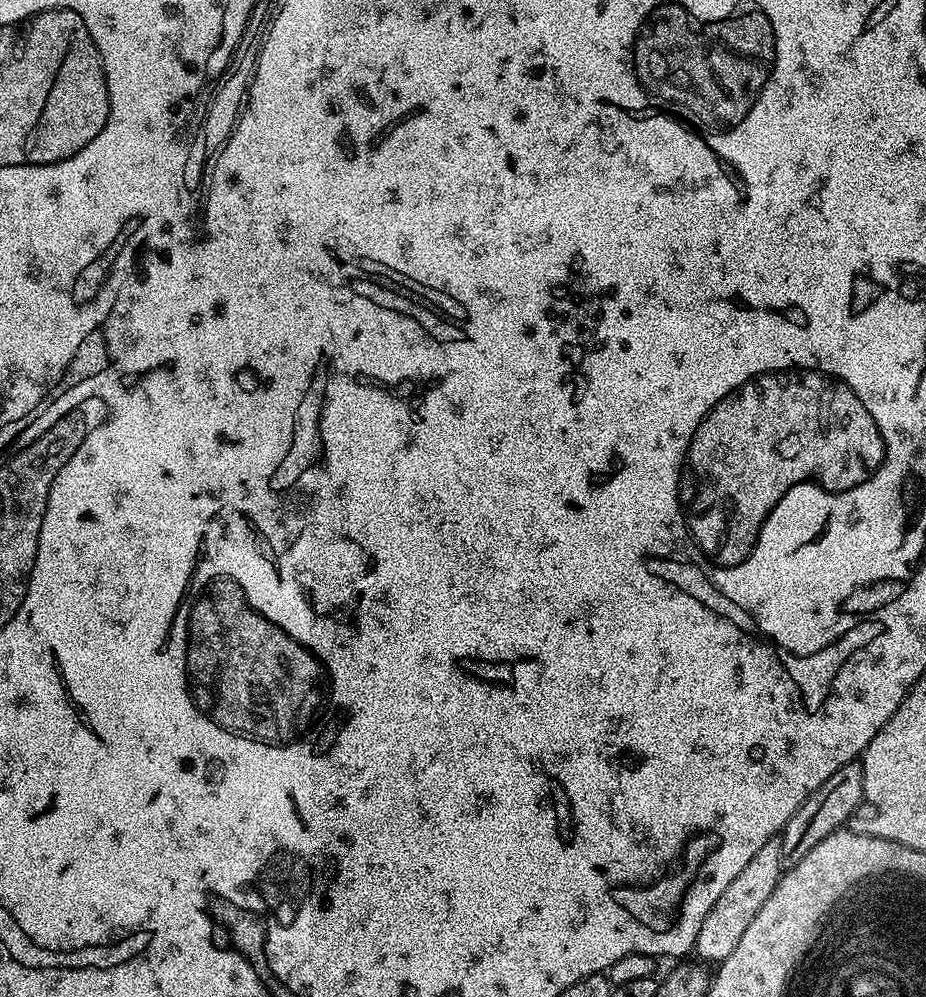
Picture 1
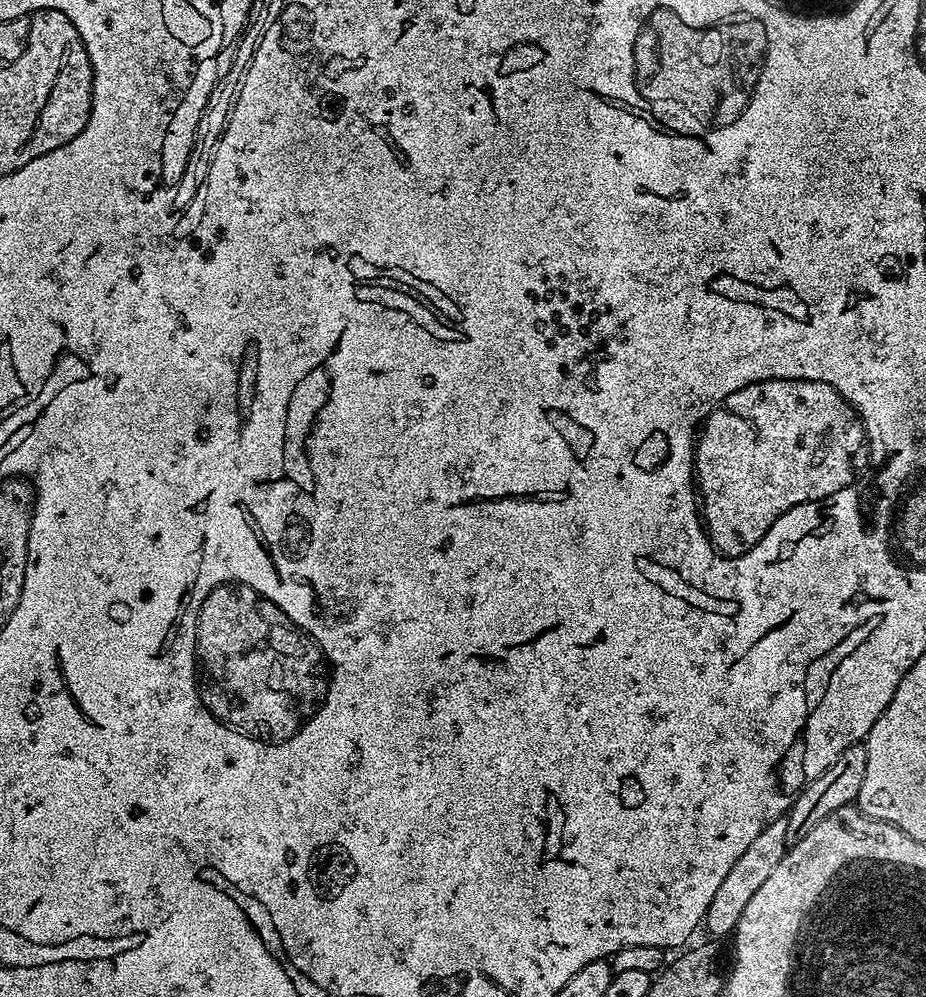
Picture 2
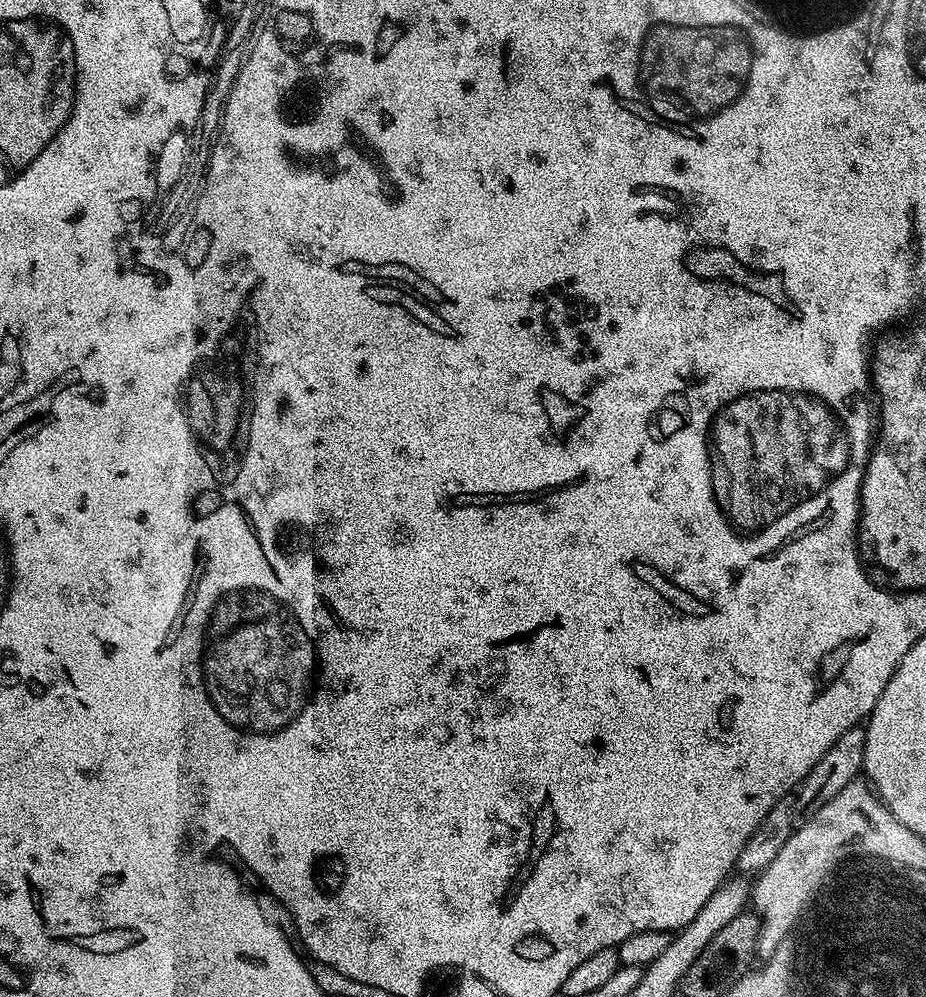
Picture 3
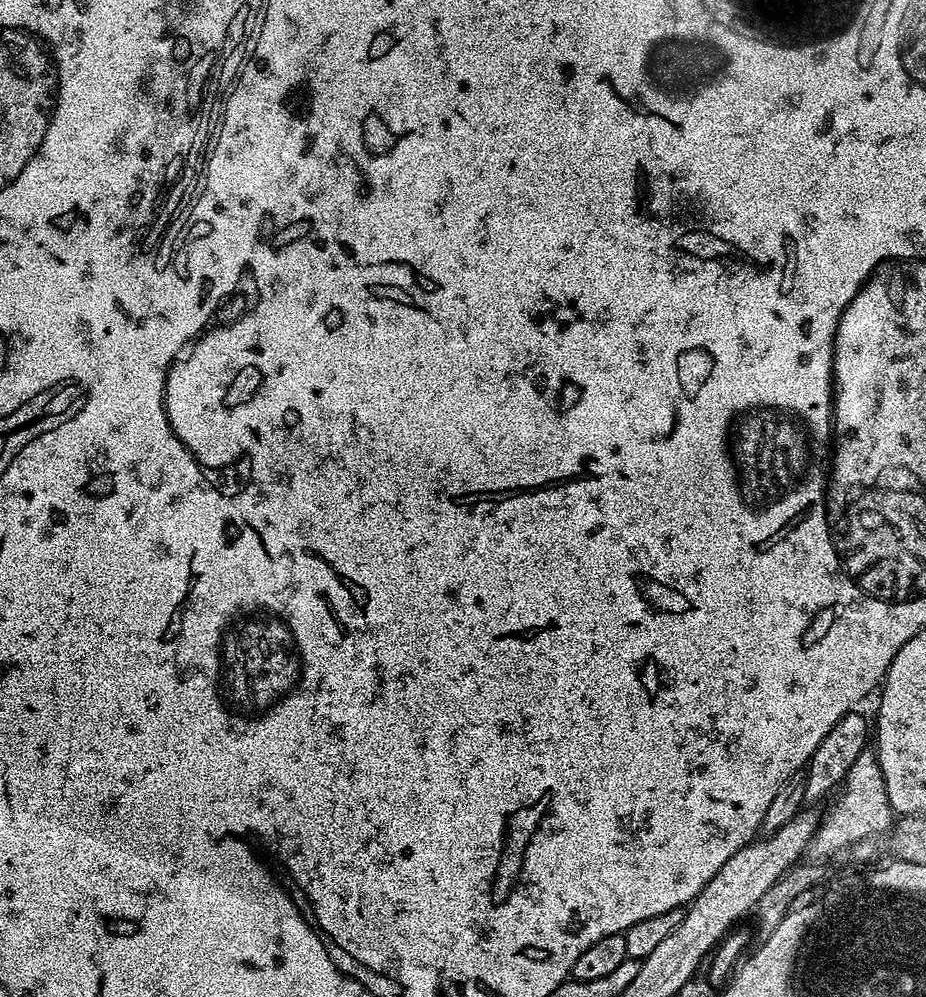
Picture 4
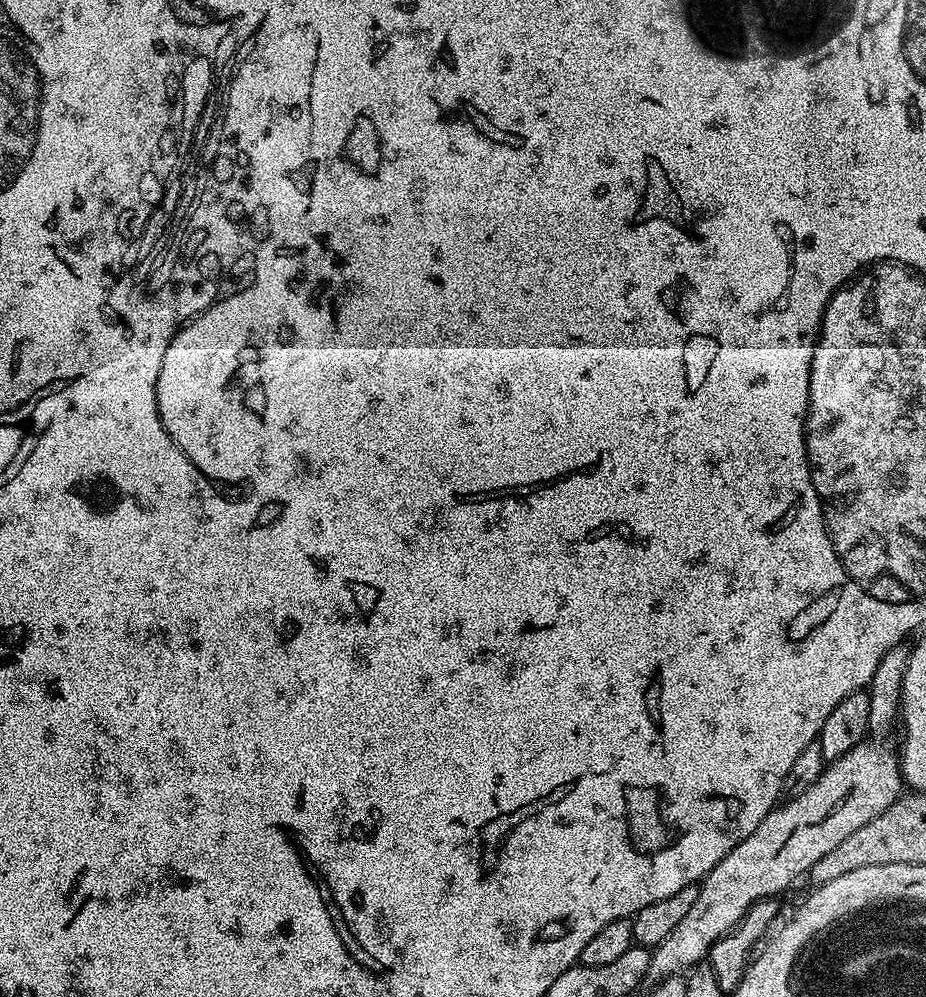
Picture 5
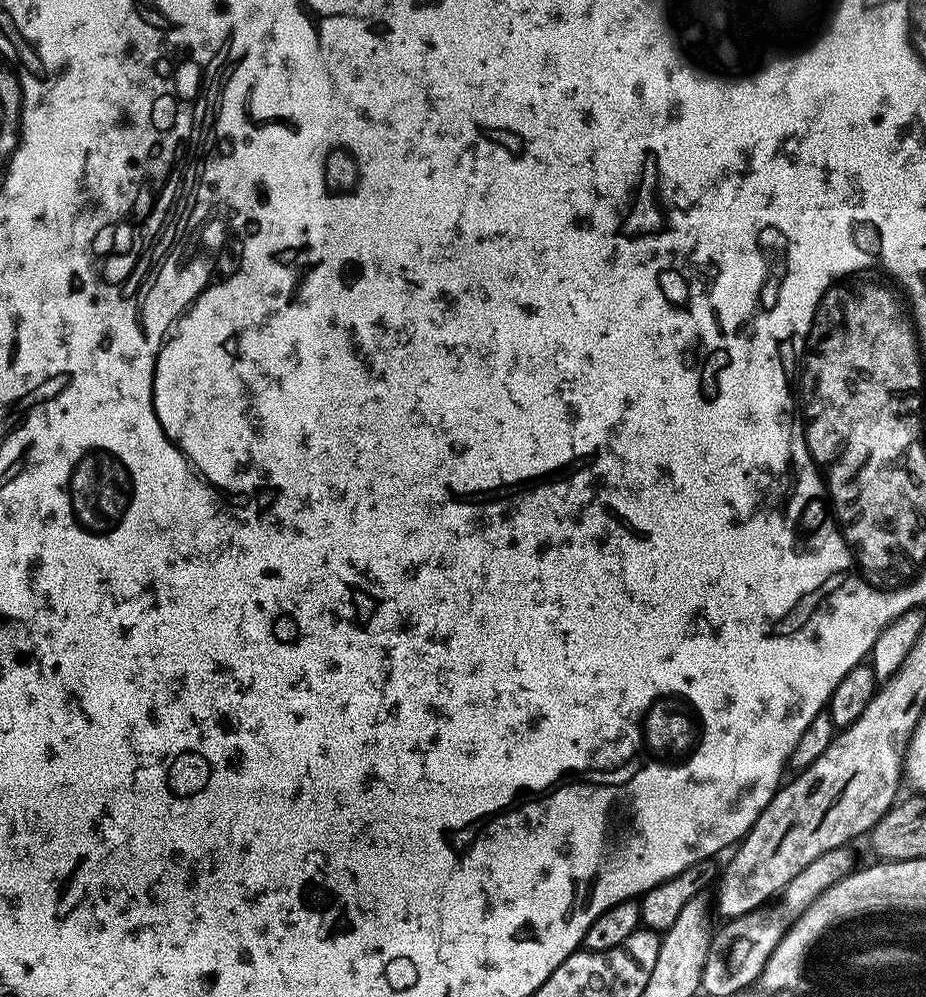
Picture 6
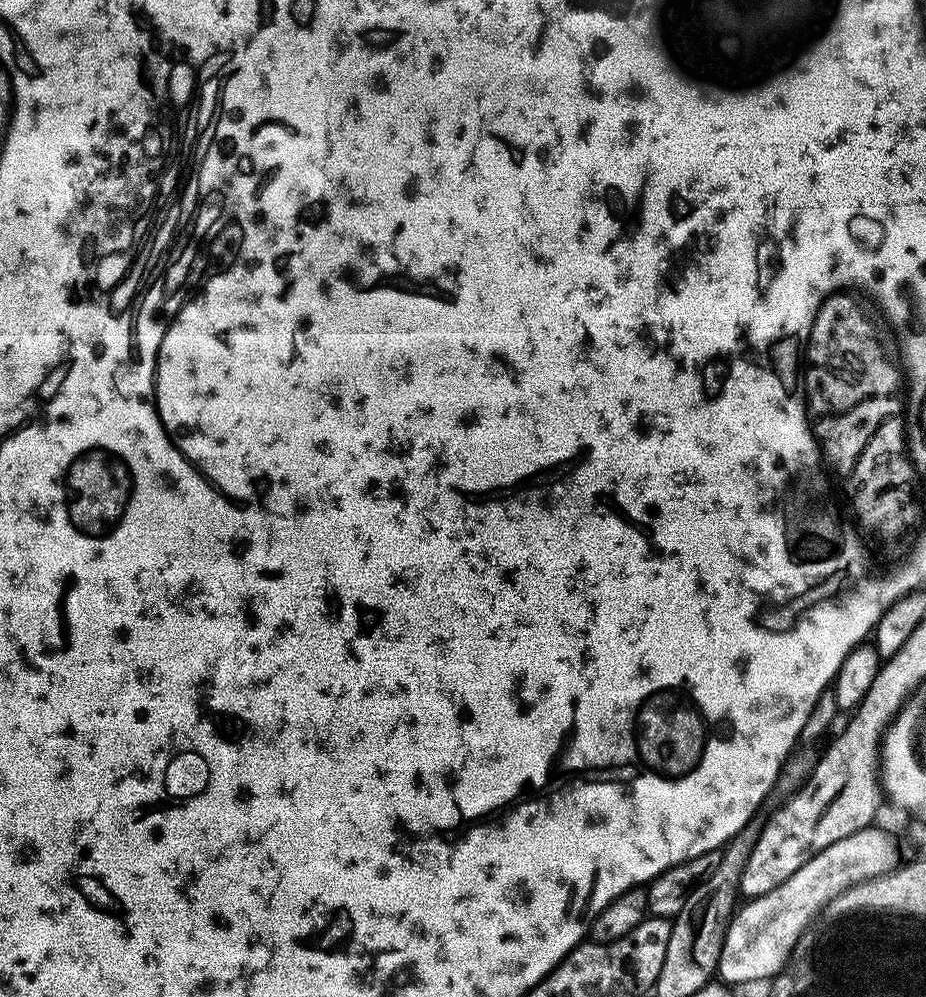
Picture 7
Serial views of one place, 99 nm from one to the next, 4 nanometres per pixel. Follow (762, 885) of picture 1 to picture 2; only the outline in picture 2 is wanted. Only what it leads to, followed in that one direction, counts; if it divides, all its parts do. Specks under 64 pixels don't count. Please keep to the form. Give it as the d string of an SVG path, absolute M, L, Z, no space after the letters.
M787 815L779 816L774 822L764 827L762 834L758 834L758 838L750 842L750 846L746 846L742 858L734 862L730 874L726 874L722 886L718 886L718 894L714 894L714 902L710 902L706 910L703 923L705 929L709 928L716 936L724 936L727 932L728 935L735 933L739 919L743 910L749 905L750 898L761 889L762 882L769 878L770 873L777 868L778 862L782 862L782 858L788 853L790 845L786 838L787 825Z

